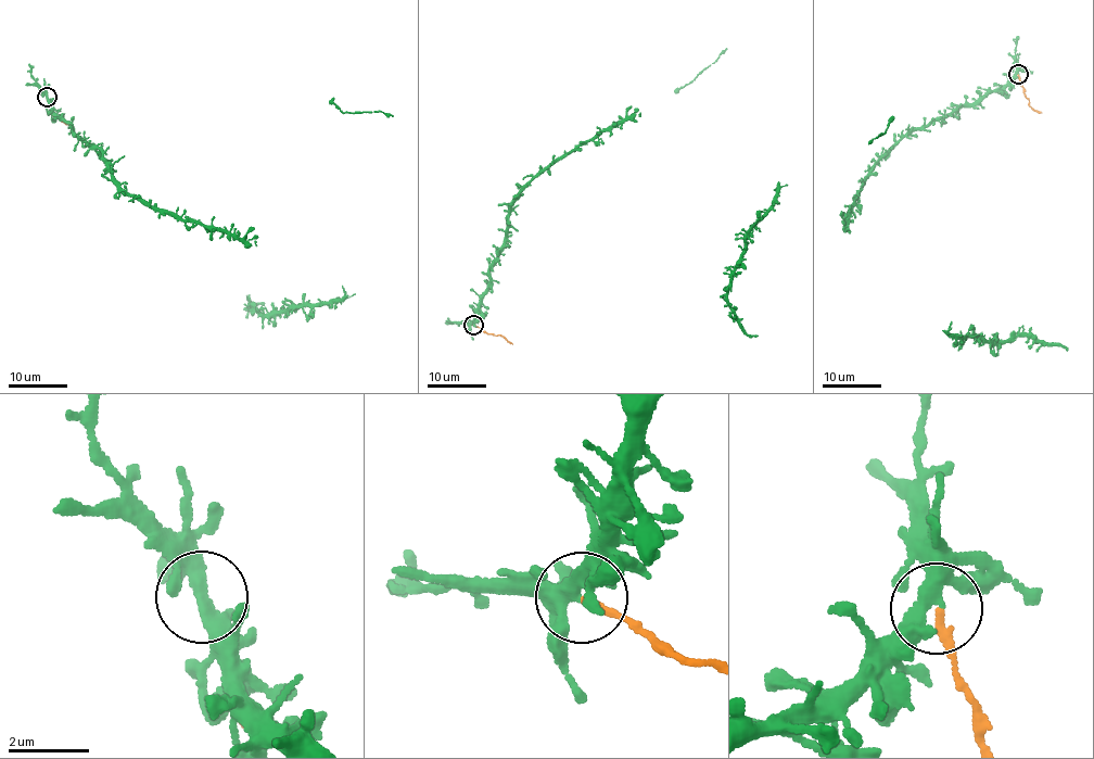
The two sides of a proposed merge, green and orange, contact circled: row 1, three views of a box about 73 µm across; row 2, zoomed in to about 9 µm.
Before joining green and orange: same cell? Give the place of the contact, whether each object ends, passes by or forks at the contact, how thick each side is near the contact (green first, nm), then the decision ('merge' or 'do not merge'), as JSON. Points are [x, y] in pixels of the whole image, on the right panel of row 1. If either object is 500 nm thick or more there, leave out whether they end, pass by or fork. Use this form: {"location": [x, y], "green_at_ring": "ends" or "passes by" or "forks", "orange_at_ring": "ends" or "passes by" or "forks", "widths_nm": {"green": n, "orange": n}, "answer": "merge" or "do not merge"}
{"location": [1018, 74], "green_at_ring": "passes by", "orange_at_ring": "ends", "widths_nm": {"green": 400, "orange": 190}, "answer": "do not merge"}

